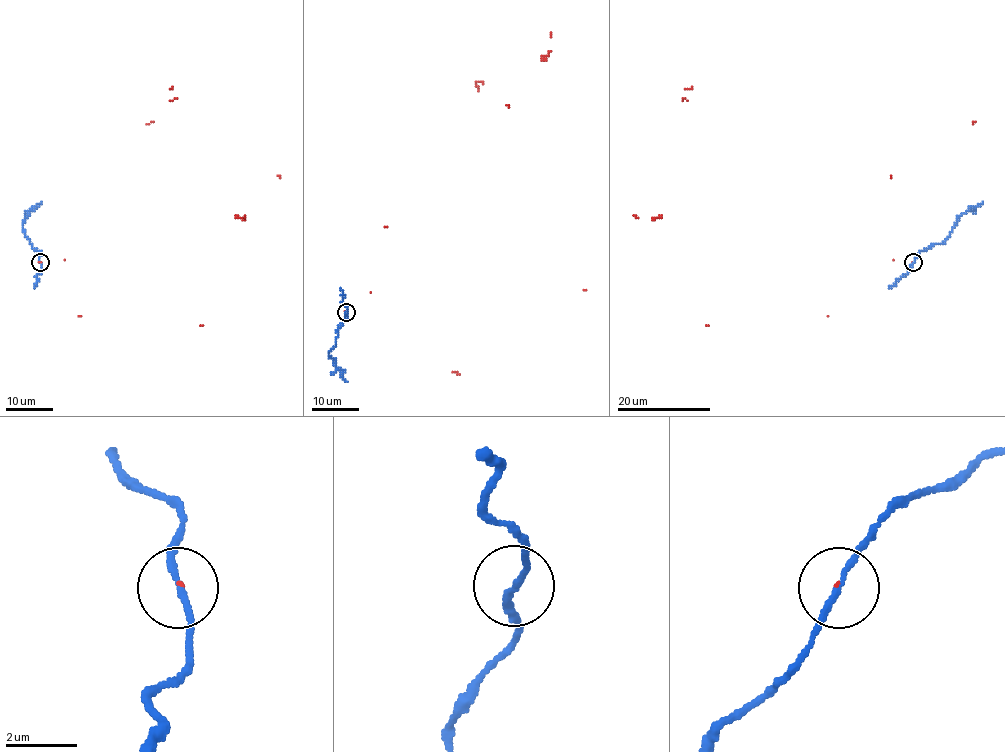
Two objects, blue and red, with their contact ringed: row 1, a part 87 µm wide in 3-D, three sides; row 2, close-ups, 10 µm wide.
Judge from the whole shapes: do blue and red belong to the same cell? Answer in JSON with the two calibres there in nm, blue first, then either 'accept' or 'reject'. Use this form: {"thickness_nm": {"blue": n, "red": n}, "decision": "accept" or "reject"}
{"thickness_nm": {"blue": 160, "red": 40}, "decision": "reject"}

